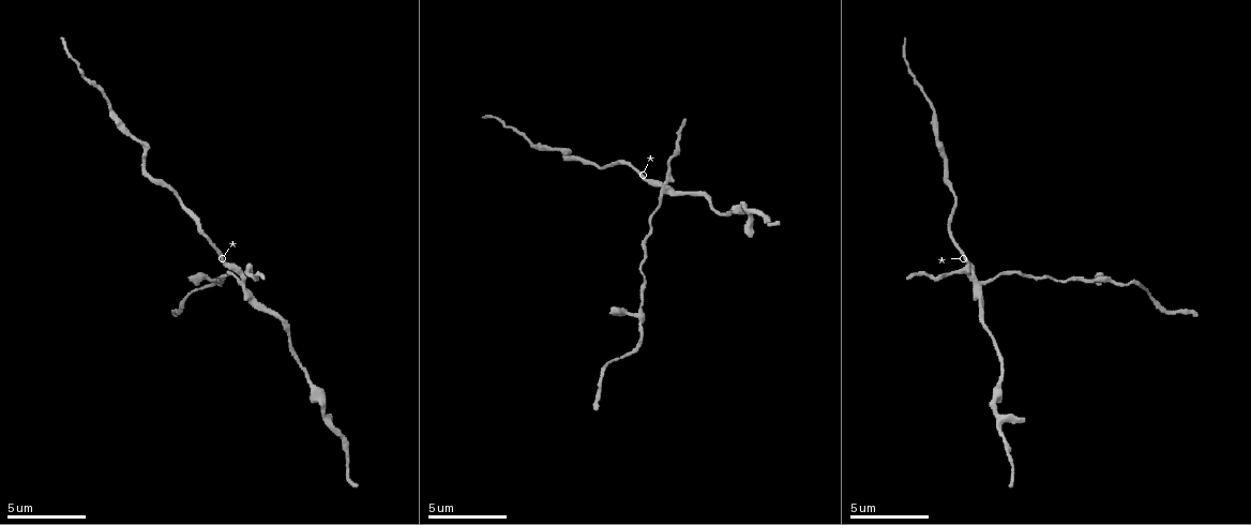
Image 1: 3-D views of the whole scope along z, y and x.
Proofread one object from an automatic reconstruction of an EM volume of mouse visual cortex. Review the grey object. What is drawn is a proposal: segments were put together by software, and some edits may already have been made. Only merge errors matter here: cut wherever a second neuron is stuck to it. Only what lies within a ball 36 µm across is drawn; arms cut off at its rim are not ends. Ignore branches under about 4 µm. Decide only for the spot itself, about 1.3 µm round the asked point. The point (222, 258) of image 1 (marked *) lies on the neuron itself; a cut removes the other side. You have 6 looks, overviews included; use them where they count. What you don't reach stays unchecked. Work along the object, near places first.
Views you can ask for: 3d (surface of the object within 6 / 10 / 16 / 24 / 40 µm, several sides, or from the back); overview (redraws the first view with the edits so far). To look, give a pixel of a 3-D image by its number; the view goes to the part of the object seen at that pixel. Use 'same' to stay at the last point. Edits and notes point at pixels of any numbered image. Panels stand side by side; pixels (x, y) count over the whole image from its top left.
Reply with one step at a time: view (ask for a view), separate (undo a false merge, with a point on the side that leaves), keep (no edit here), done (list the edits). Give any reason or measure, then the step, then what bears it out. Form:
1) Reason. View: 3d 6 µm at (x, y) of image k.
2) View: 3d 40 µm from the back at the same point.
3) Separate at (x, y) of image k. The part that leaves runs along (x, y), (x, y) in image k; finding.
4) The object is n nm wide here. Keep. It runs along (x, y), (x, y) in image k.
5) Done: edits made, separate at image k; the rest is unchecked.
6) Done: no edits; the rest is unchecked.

Three-way junction. View: 3d 10 µm at (985, 281) of image 1.

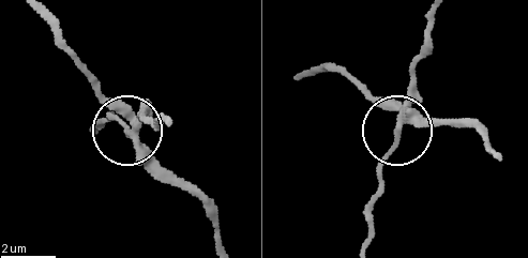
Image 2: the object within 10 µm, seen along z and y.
Separate at (140, 116) of image 2. The part that leaves runs along (402, 112), (402, 131), (367, 221), (367, 242) in image 2; a second neuron is stuck on.

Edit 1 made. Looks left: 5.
Thick turns thin. View: 3d 10 µm at (1001, 381) of image 1.

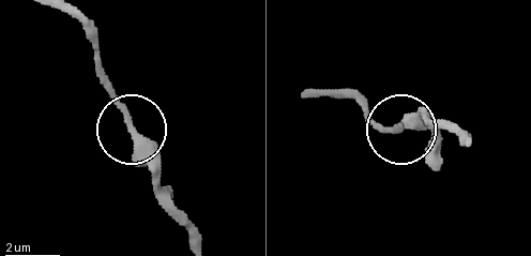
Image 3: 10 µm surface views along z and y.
Keep. It runs along (74, 15), (155, 186) in image 3; continuous, no second neuron.

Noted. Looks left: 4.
Sudden change in width. View: 3d 16 µm at (535, 145) of image 1.

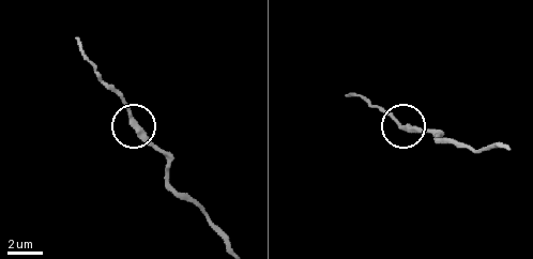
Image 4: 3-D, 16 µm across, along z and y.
View: 3d 6 µm at (133, 122) of image 4.

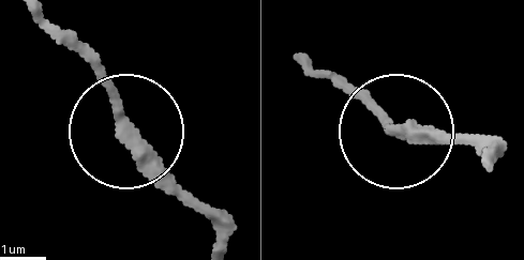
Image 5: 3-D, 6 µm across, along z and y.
Keep. It runs along (216, 242), (205, 208), (70, 50) in image 5; continuous, no second neuron.

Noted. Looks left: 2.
Done: edits made, separate at image 2; the rest is unchecked.

